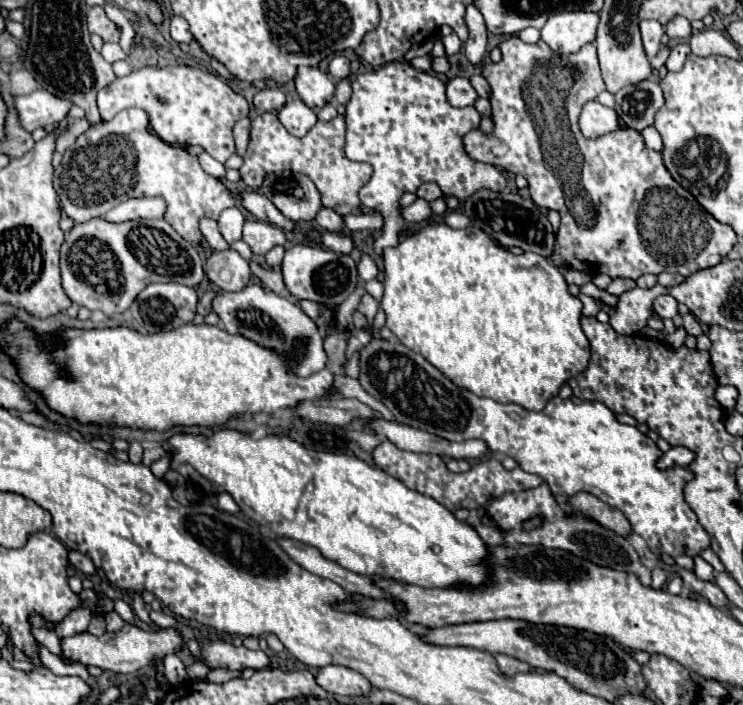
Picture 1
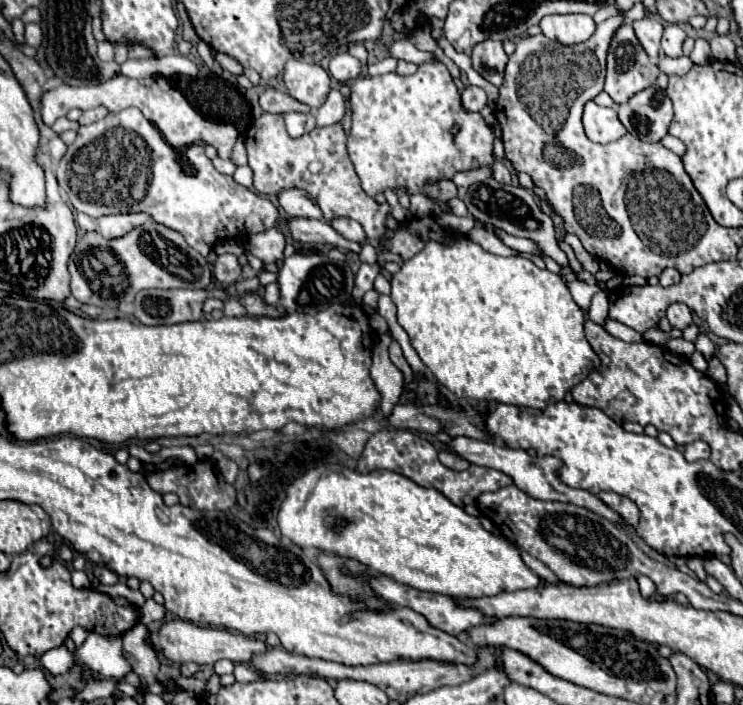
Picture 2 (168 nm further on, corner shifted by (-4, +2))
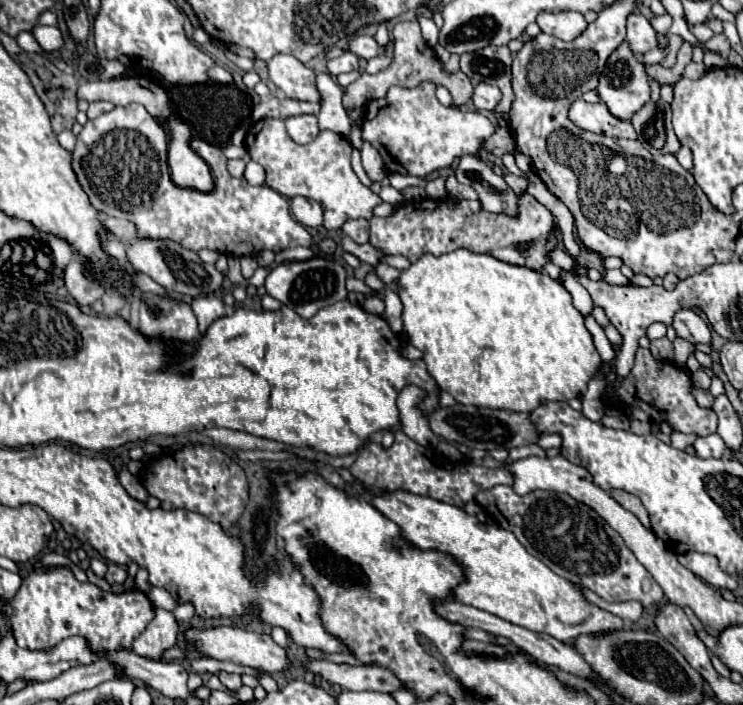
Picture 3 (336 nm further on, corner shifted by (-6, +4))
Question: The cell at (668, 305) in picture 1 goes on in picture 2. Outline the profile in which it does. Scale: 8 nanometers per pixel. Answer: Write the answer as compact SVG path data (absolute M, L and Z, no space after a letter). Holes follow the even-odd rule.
M674 303L666 311L666 319L672 323L672 327L684 331L692 323L692 311L684 303Z

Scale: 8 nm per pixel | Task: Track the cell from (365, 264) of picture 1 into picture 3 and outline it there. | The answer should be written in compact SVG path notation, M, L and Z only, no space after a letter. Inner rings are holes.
M530 193L520 197L520 215L516 219L494 215L480 209L478 201L466 199L424 199L420 203L404 203L390 217L370 219L370 243L384 255L404 255L410 263L418 261L424 253L444 255L454 249L470 249L474 253L488 253L512 265L526 265L542 271L548 263L546 253L552 245L552 213L538 203Z

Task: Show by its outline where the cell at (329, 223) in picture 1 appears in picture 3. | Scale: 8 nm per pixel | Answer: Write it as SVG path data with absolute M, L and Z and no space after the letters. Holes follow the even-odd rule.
M352 219L342 225L342 231L352 237L356 243L366 243L368 241L368 221L366 219Z

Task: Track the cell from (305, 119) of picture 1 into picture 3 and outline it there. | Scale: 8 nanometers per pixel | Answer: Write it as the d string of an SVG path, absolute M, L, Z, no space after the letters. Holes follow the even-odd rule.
M296 115L296 117L288 117L286 119L286 129L290 133L290 137L304 145L310 143L316 135L318 135L318 119L314 115Z

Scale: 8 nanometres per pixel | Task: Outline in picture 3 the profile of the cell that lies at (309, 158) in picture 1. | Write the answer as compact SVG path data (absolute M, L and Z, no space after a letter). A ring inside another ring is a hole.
M282 119L256 121L246 135L246 151L266 171L266 185L280 195L292 199L302 195L318 201L324 209L324 227L340 229L348 219L372 219L372 211L382 199L360 183L350 165L352 145L334 131L320 131L308 145L298 145L288 137Z

